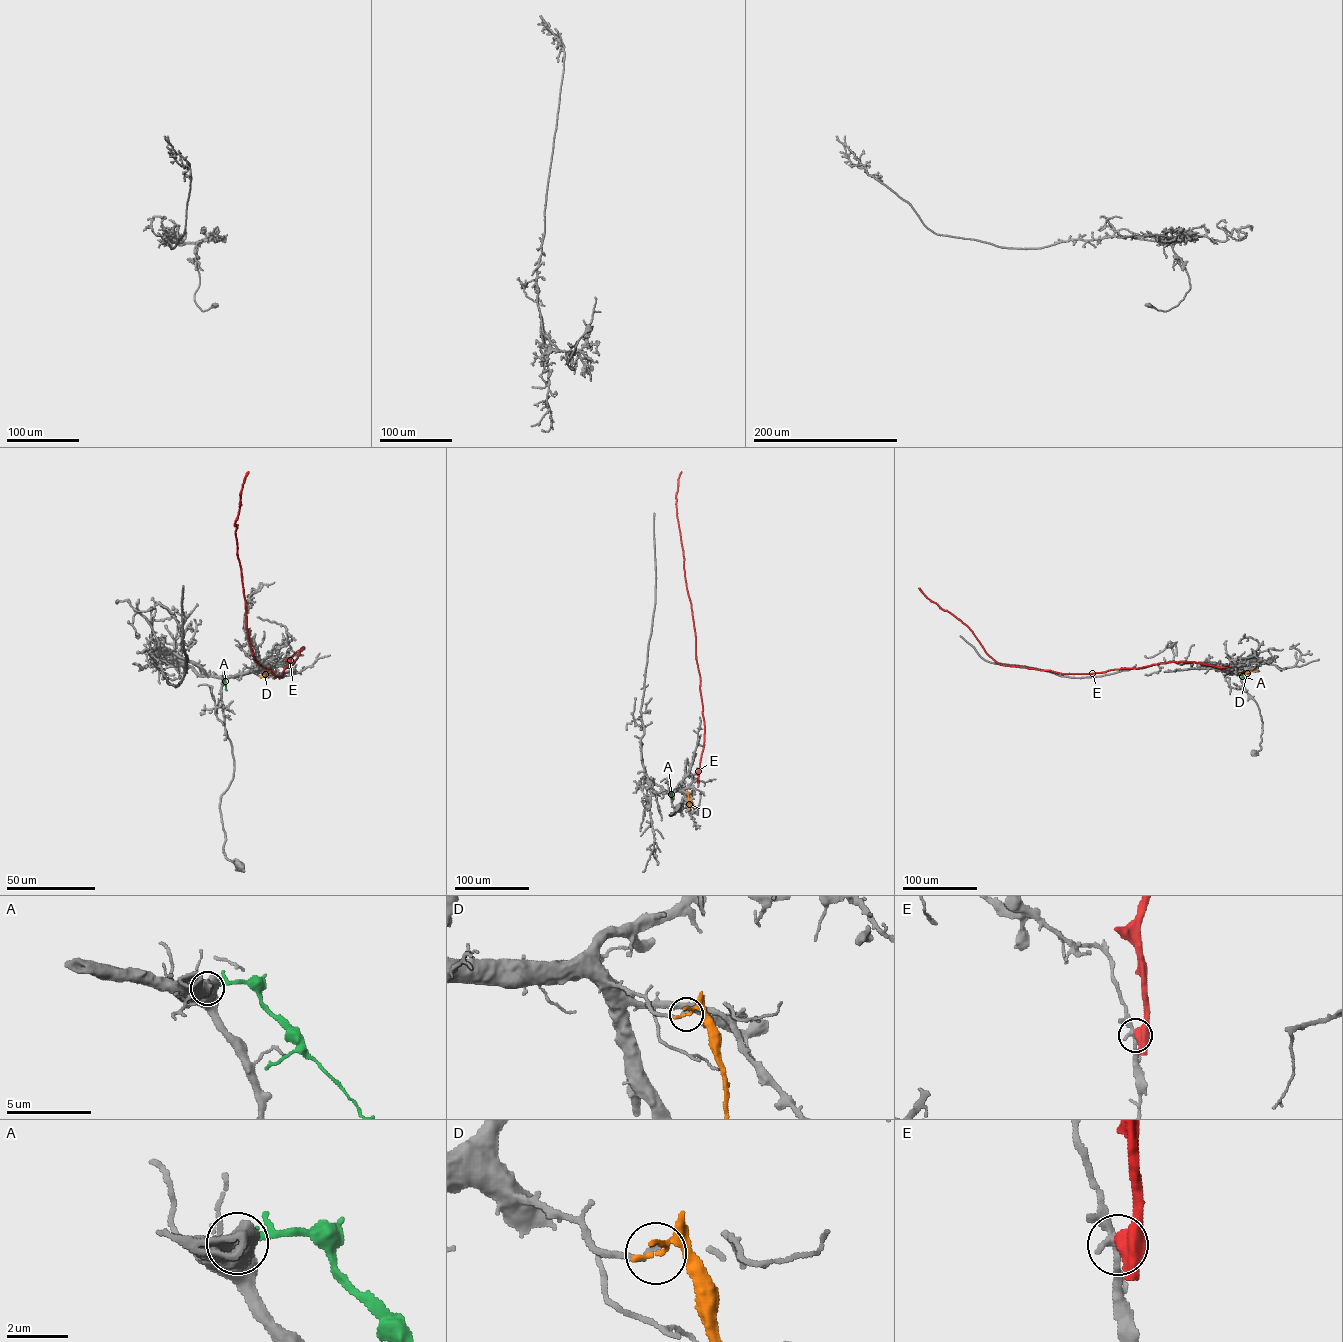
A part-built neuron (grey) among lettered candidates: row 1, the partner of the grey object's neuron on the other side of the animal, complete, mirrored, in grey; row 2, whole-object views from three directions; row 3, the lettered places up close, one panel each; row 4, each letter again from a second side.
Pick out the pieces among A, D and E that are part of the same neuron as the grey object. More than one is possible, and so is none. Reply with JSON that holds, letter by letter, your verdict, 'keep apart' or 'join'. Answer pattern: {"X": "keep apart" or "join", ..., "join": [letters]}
{"A": "keep apart", "D": "keep apart", "E": "keep apart", "join": []}

